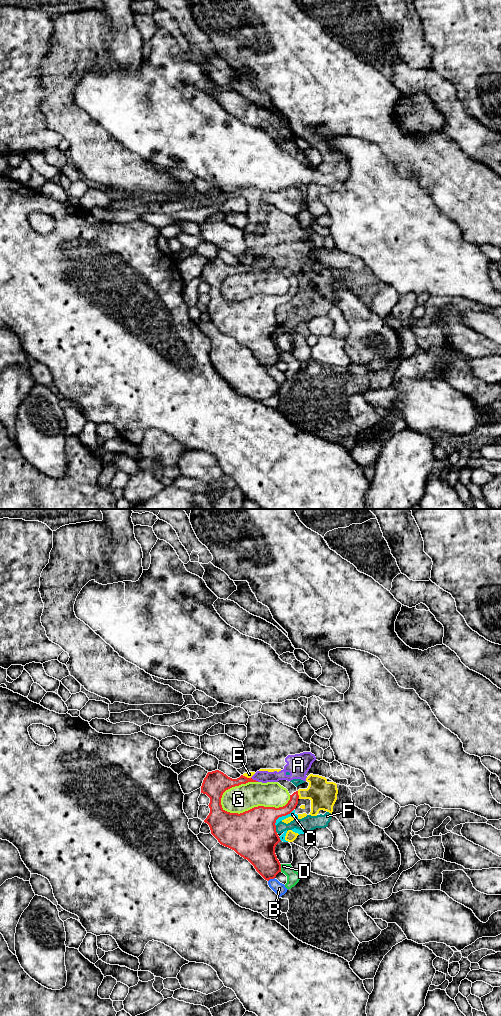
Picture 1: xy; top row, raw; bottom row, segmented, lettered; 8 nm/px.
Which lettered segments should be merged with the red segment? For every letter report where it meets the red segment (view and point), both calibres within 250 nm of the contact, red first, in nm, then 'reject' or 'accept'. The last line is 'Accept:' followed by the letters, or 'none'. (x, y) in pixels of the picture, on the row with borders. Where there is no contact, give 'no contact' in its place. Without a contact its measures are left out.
A: xy (255, 780) | 120/100 nm | reject
B: xy (271, 878) | 240/90 nm | reject
C: xy (282, 815) | 340/50 nm | reject
D: xy (280, 868) | 280/110 nm | reject
E: xy (298, 795) | 100/220 nm | reject
F: xy (275, 829) | 380/120 nm | reject
G: xy (256, 807) | 380/220 nm | reject
Accept: none

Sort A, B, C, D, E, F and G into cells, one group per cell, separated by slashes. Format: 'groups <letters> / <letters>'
groups A C E F G / B / D

